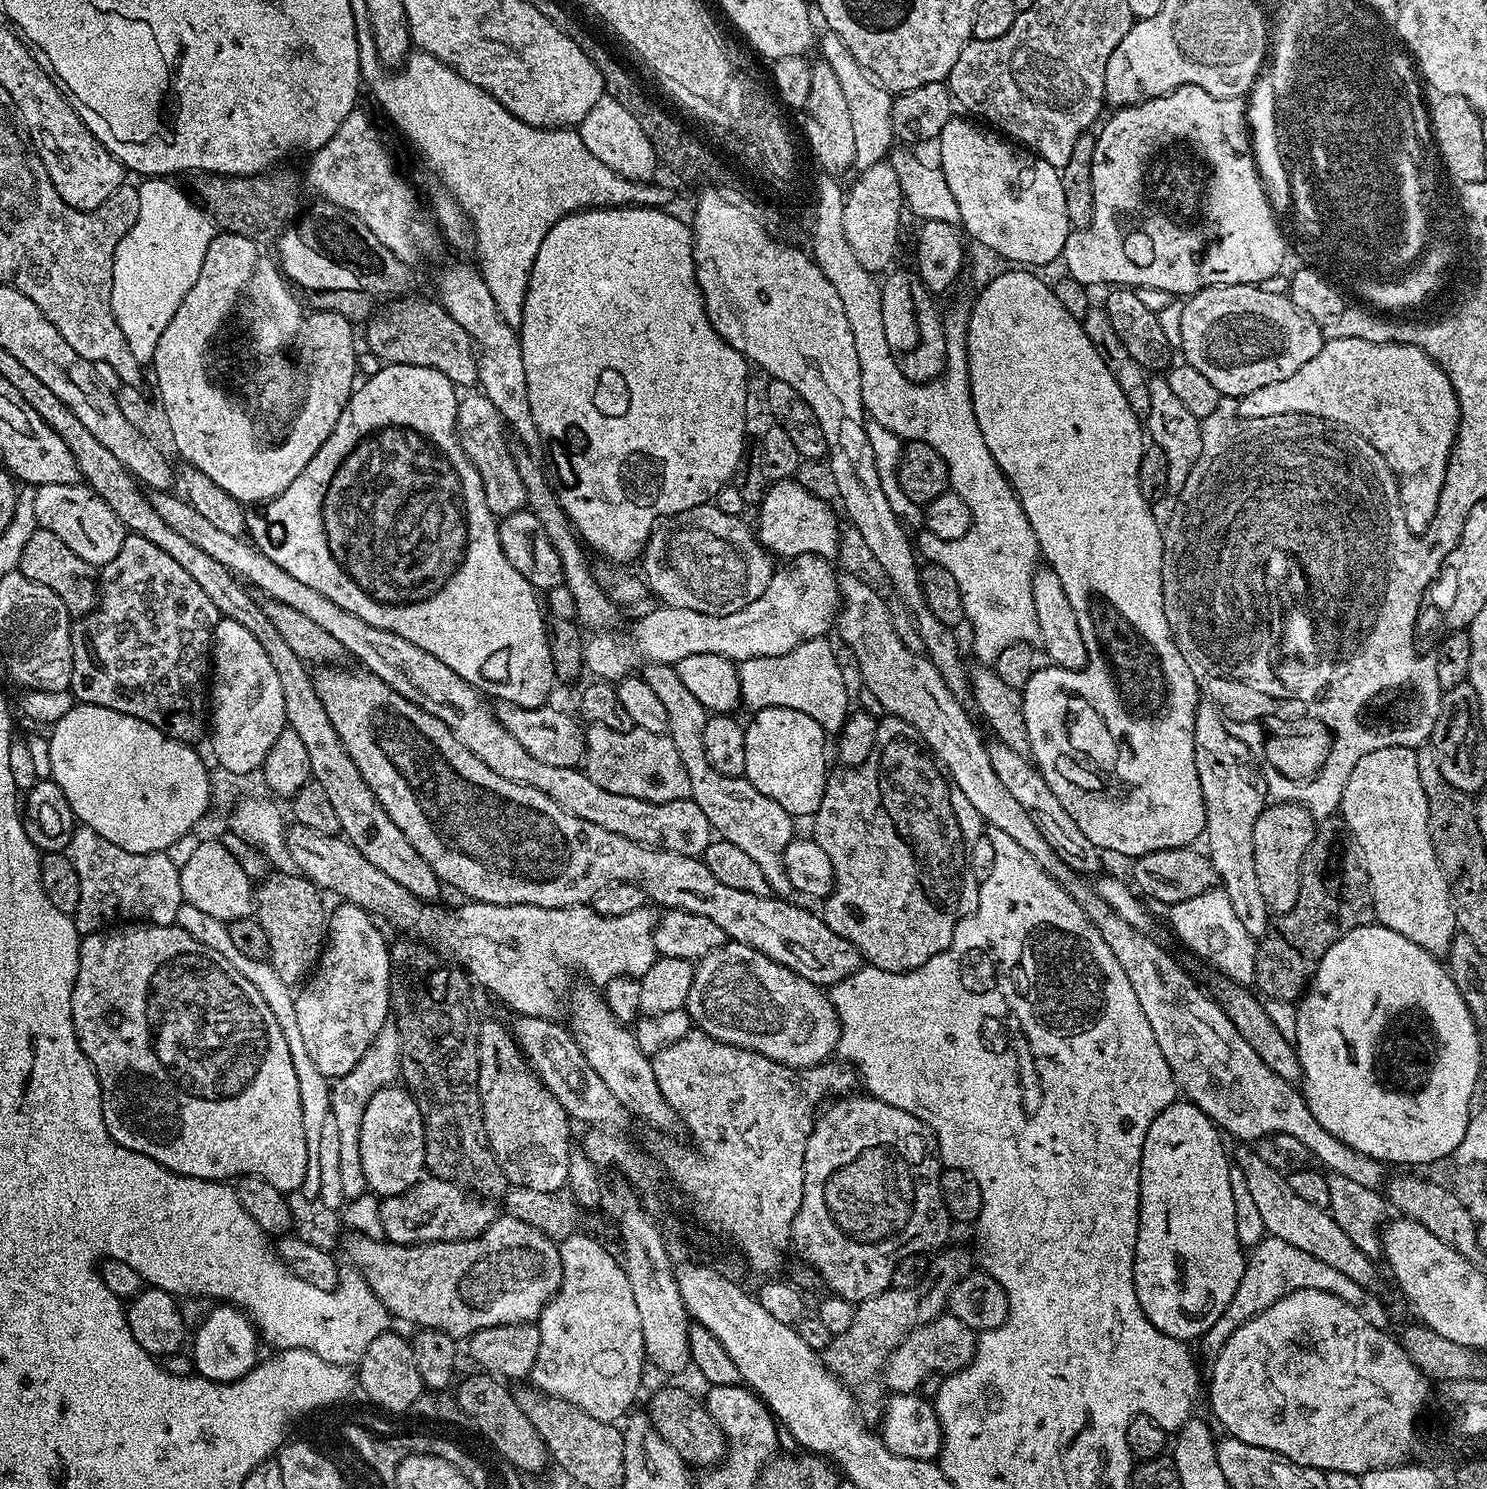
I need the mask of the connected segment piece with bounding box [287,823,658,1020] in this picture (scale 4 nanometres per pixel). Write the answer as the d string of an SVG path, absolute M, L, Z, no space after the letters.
M293 823L288 828L287 834L294 862L298 862L301 873L317 888L325 893L333 892L341 901L365 908L385 925L393 924L400 934L407 934L417 941L435 946L449 961L459 964L479 987L481 984L502 1003L509 1004L513 1013L556 1020L559 1012L566 1008L566 997L570 992L568 971L571 968L581 968L593 980L589 980L593 985L603 986L619 976L644 976L658 958L655 933L658 916L651 912L651 907L645 906L630 910L630 914L617 916L598 914L588 904L575 904L569 908L543 908L533 904L464 902L461 908L439 908L439 903L425 902L412 896L410 890L388 878L382 870L376 869L359 850L339 835L327 836L298 823Z

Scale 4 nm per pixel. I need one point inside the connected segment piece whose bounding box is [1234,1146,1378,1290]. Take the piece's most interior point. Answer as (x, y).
(1284, 1215)

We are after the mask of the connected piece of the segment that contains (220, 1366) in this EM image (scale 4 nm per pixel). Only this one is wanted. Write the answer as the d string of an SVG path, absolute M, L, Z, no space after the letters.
M216 1306L212 1313L200 1324L196 1337L190 1340L190 1355L195 1364L195 1371L202 1374L208 1380L217 1380L220 1384L228 1384L231 1380L243 1381L245 1374L258 1363L256 1356L256 1340L258 1344L258 1332L251 1319L235 1306Z

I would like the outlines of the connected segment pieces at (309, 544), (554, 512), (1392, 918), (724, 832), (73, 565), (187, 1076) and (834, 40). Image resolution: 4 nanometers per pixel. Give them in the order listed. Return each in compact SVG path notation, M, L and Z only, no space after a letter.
M384 364L363 383L348 399L347 406L338 418L338 426L334 426L330 438L326 438L318 454L306 462L306 470L302 470L302 474L298 474L298 478L294 478L294 482L282 490L282 494L263 505L264 516L247 517L246 532L249 537L252 535L251 543L262 554L266 554L270 562L278 562L286 574L298 578L298 582L310 586L310 590L326 594L326 598L330 598L330 602L338 602L342 610L350 610L350 614L358 614L362 622L370 622L370 626L398 634L414 642L414 646L422 646L422 650L446 662L454 674L474 685L485 697L496 702L505 700L523 708L545 707L556 680L547 645L546 616L541 601L536 601L537 589L526 582L526 578L522 578L522 574L510 566L510 558L502 554L502 542L498 542L498 520L492 515L490 506L486 506L486 490L482 490L482 478L460 445L460 438L456 434L457 385L452 384L446 374L438 374L438 370L405 364Z
M523 446L513 447L512 457L514 458L514 466L518 466L518 475L522 478L522 486L526 486L527 511L532 512L534 518L538 518L538 522L542 522L542 530L546 530L546 538L550 538L554 550L558 550L558 558L562 558L563 585L569 588L574 596L574 601L577 602L575 619L585 629L592 628L588 630L614 629L612 627L616 624L618 606L598 586L593 567L590 564L588 566L588 558L584 554L584 552L586 553L585 547L572 524L569 523L568 515L562 510L560 499L556 496L556 488L550 483L549 473L547 471L544 473L540 469L540 464L536 461L537 457Z
M1384 744L1383 746L1377 746L1370 754L1366 754L1366 758L1358 758L1358 766L1354 766L1354 770L1350 770L1350 778L1346 778L1346 790L1342 790L1338 812L1344 821L1345 828L1351 832L1362 857L1364 868L1368 871L1368 878L1372 885L1372 901L1376 911L1375 923L1381 924L1383 928L1394 930L1394 934L1402 934L1406 938L1410 938L1410 942L1422 946L1422 950L1426 950L1431 956L1437 958L1447 957L1450 942L1458 935L1456 915L1452 909L1452 895L1448 889L1448 880L1444 877L1444 871L1438 862L1432 839L1428 833L1428 803L1426 802L1426 794L1422 790L1422 782L1418 780L1416 749Z
M648 662L643 667L642 675L646 686L654 690L655 696L666 709L667 735L671 736L674 746L678 746L682 766L686 766L686 775L690 778L692 791L691 800L701 808L702 814L706 814L713 833L718 834L719 839L734 842L734 846L746 850L746 854L750 854L750 858L758 862L758 868L762 870L762 874L766 874L769 889L777 897L791 897L794 889L786 874L784 851L794 838L792 832L794 817L786 810L782 810L782 806L778 806L774 798L766 798L766 794L759 792L747 778L718 774L718 770L710 766L706 758L706 745L702 742L709 711L704 708L702 702L698 702L690 694L689 688L682 682L673 665Z
M37 527L34 534L30 534L30 540L26 546L22 546L19 572L26 574L34 582L42 582L42 586L50 586L58 598L66 606L66 610L73 617L79 618L88 615L98 603L98 572L93 565L86 563L62 538L54 538L50 530Z
M128 922L113 927L109 932L89 932L78 944L76 981L70 1010L80 1048L96 1071L102 1098L102 1118L114 1142L126 1146L126 1150L146 1154L146 1158L180 1176L221 1182L236 1177L257 1176L282 1193L299 1193L302 1178L306 1178L306 1130L302 1130L302 1098L298 1094L294 1062L290 1062L290 1049L286 1046L282 1026L278 1026L274 1014L270 1014L270 1006L266 1006L254 982L250 982L250 978L242 978L242 974L238 974L238 970L234 970L234 966L230 966L218 950L198 942L198 938L190 938L186 930L171 924Z
M829 35L828 49L822 54L822 60L829 64L842 86L843 96L846 97L847 107L850 109L851 125L854 129L855 167L863 170L881 163L888 152L888 147L894 144L892 135L892 101L893 93L889 92L883 84L877 82L865 68L850 54L846 42L842 38Z

